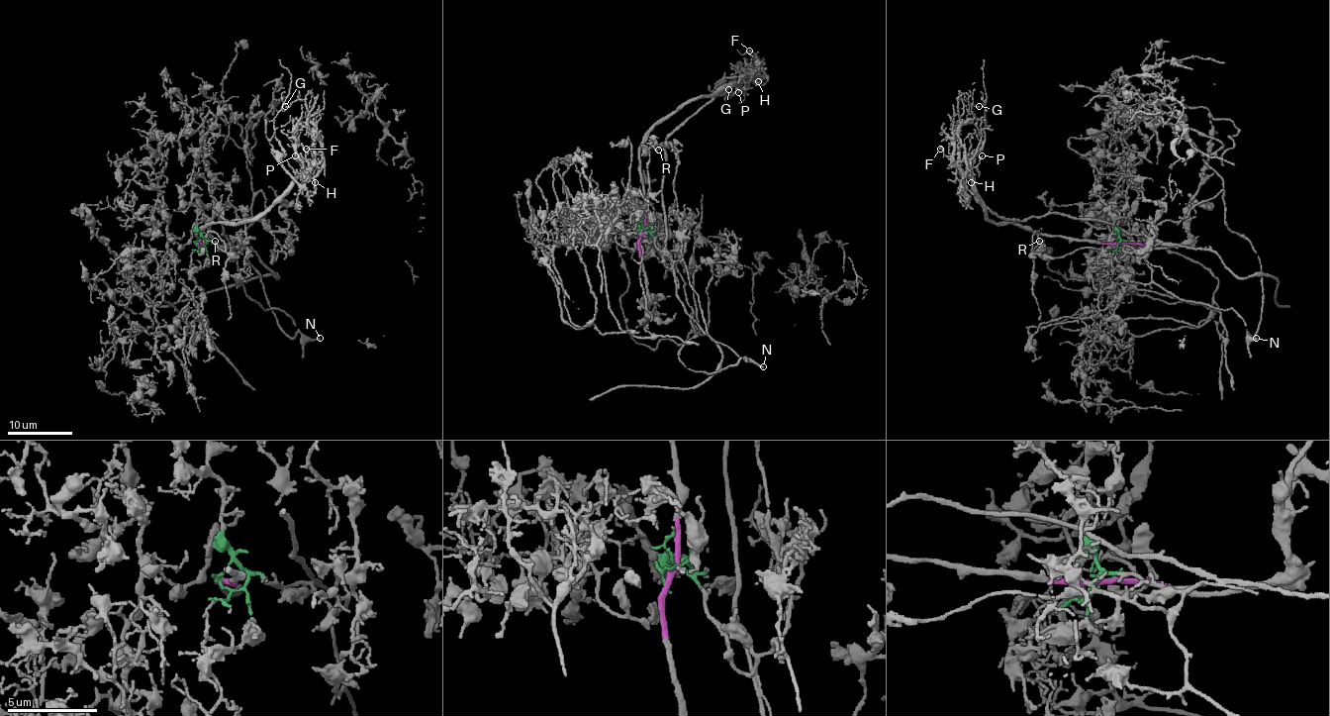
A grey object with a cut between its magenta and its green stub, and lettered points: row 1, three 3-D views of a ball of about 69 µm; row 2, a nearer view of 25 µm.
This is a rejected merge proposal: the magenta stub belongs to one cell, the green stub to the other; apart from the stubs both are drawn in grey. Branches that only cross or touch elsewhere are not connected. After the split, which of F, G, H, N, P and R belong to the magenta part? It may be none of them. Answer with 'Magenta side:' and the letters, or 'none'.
Magenta side: F, G, H, P

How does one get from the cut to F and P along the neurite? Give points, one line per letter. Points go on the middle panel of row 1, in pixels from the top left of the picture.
F: (641, 233), (642, 139), (689, 102), (737, 84), (755, 66), (754, 53), (749, 51)
P: (641, 233), (642, 139), (689, 102), (717, 94), (729, 84), (749, 78), (737, 93)

